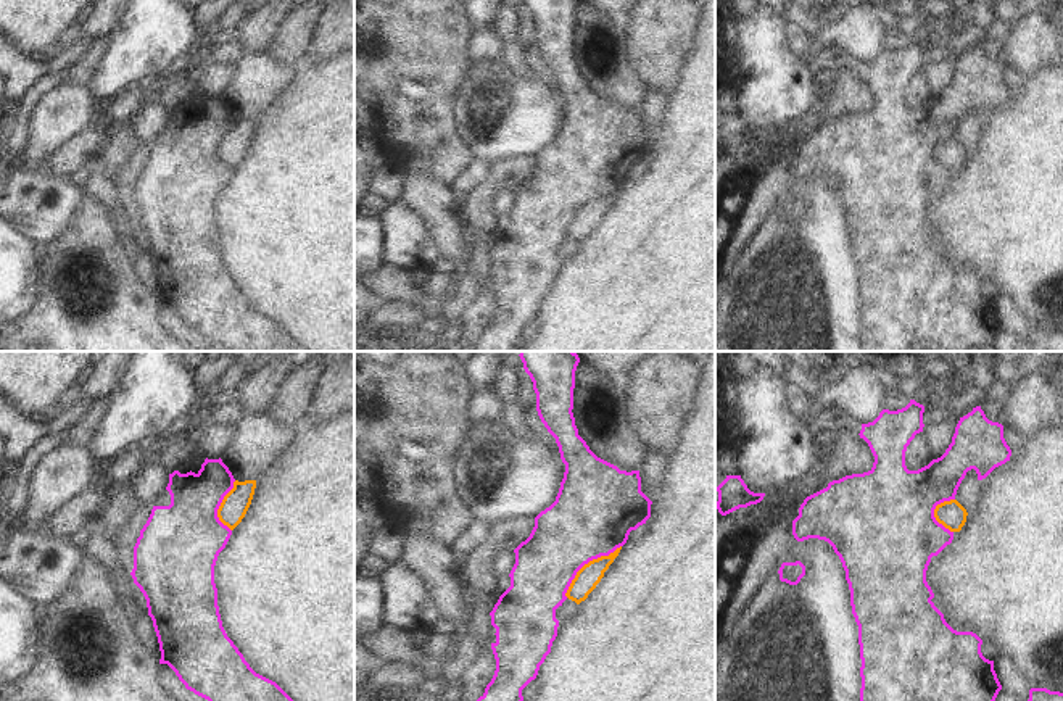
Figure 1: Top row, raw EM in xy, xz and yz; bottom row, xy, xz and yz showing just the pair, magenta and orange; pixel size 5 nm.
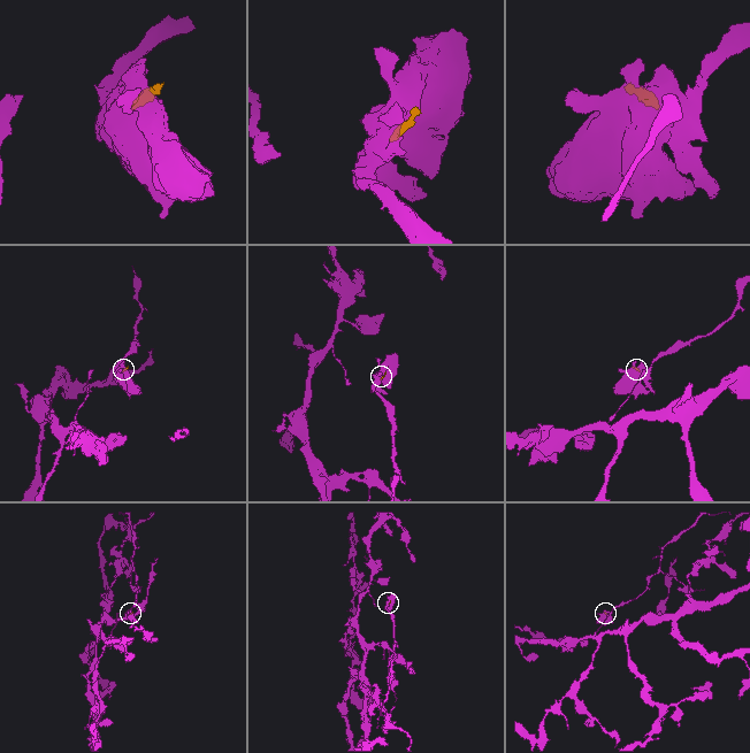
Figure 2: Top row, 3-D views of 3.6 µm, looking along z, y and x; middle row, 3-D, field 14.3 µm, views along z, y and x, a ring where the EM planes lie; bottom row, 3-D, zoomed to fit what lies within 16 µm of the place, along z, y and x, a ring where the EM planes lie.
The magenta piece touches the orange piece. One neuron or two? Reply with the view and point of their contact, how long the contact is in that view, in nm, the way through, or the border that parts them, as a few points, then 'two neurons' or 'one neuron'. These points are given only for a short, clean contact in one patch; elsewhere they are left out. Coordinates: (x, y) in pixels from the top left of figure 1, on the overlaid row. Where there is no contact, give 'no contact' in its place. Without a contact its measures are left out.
meets magenta in xz at (587, 563); contact 380 nm long; border along xz (620, 545), (608, 555), (590, 559), (577, 572), (564, 595); two neurons

